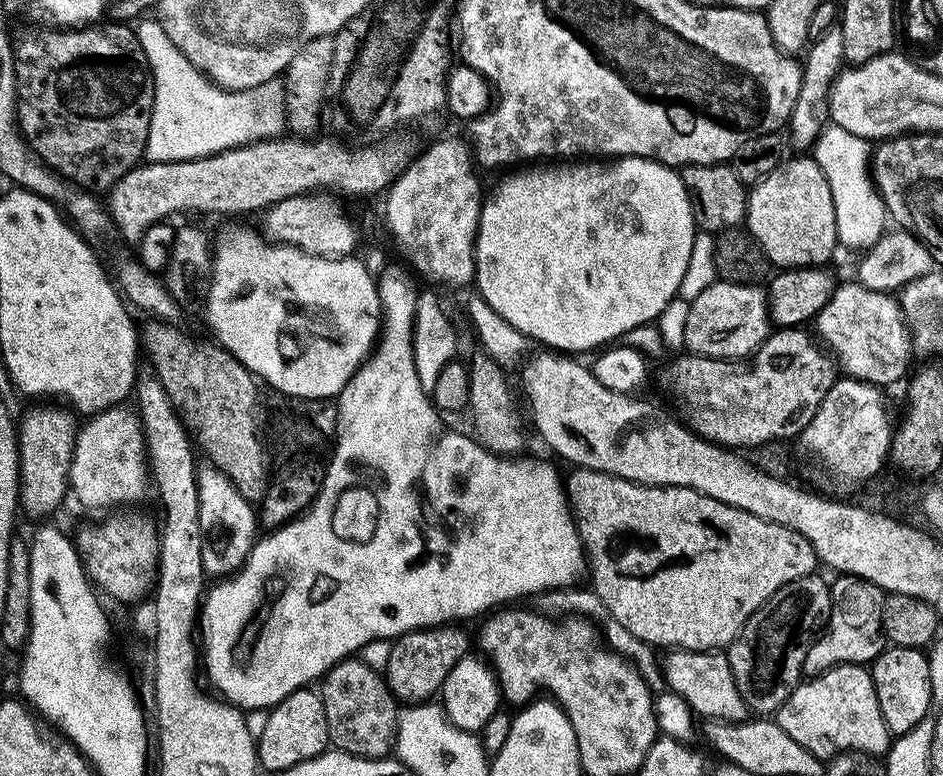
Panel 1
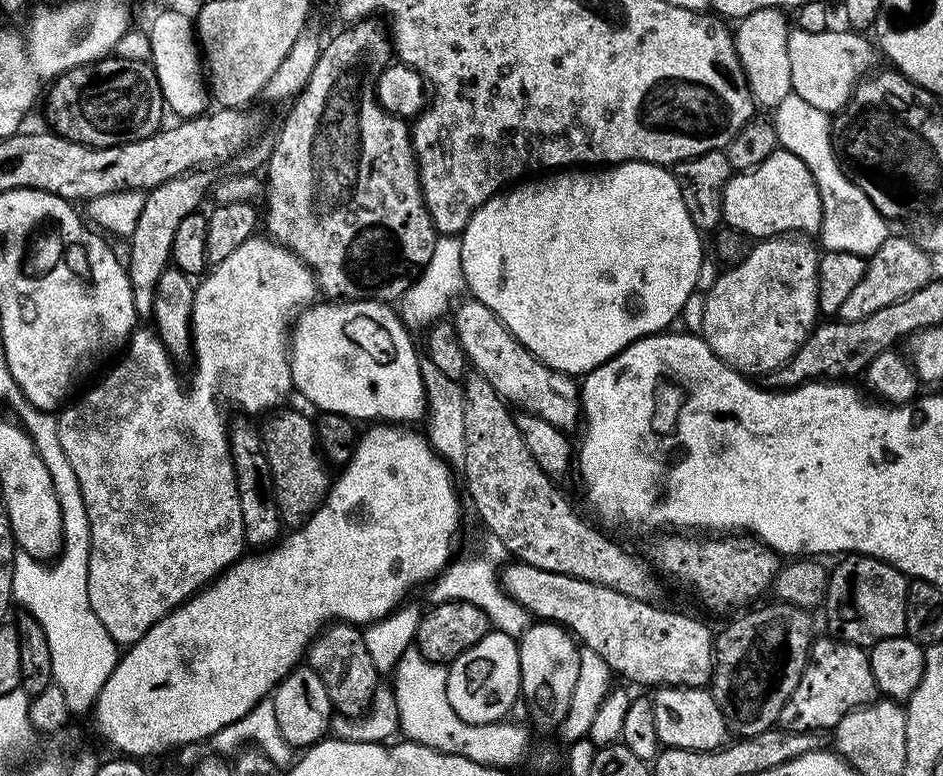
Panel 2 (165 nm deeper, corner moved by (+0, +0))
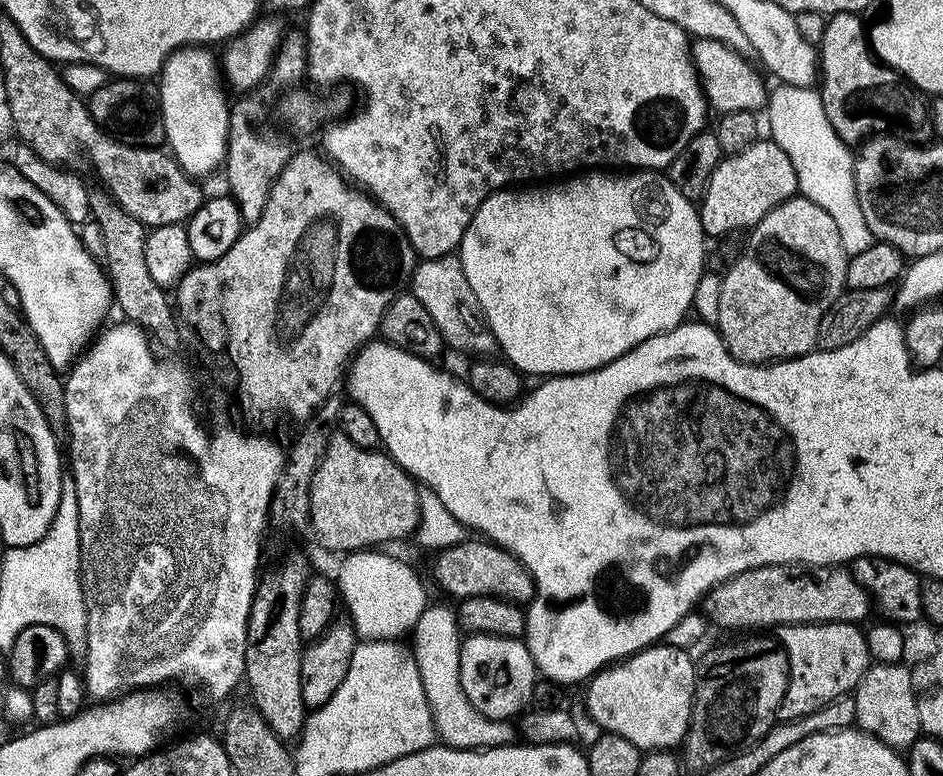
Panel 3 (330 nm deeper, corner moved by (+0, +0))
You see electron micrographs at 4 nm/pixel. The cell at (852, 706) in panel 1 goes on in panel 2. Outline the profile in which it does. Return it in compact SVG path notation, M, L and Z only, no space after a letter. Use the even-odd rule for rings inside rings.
M839 638L828 639L832 640L813 639L808 665L802 670L802 678L798 678L798 686L794 686L794 694L780 711L779 727L791 732L832 730L843 716L877 699L867 651Z

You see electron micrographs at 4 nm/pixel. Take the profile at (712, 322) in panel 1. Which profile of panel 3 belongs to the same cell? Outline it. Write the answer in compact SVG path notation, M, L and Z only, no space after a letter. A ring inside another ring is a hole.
M797 194L786 202L774 206L774 210L767 212L757 223L756 227L747 233L748 247L742 258L734 262L723 273L722 276L722 299L718 305L718 322L715 327L727 346L728 352L734 359L742 361L744 364L771 364L777 360L793 360L795 356L804 356L807 352L813 351L817 347L818 326L822 314L830 310L830 306L846 290L846 270L848 269L849 255L842 248L841 235L838 234L838 227L834 224L833 218L822 210L821 206L810 201L807 197Z

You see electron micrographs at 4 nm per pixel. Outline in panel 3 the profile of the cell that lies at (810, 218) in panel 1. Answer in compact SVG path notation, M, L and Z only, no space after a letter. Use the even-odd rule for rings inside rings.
M771 138L757 139L746 150L725 155L710 174L710 182L698 201L700 225L704 227L705 237L718 238L730 230L755 228L767 212L774 210L774 206L797 195L798 186L790 158Z

